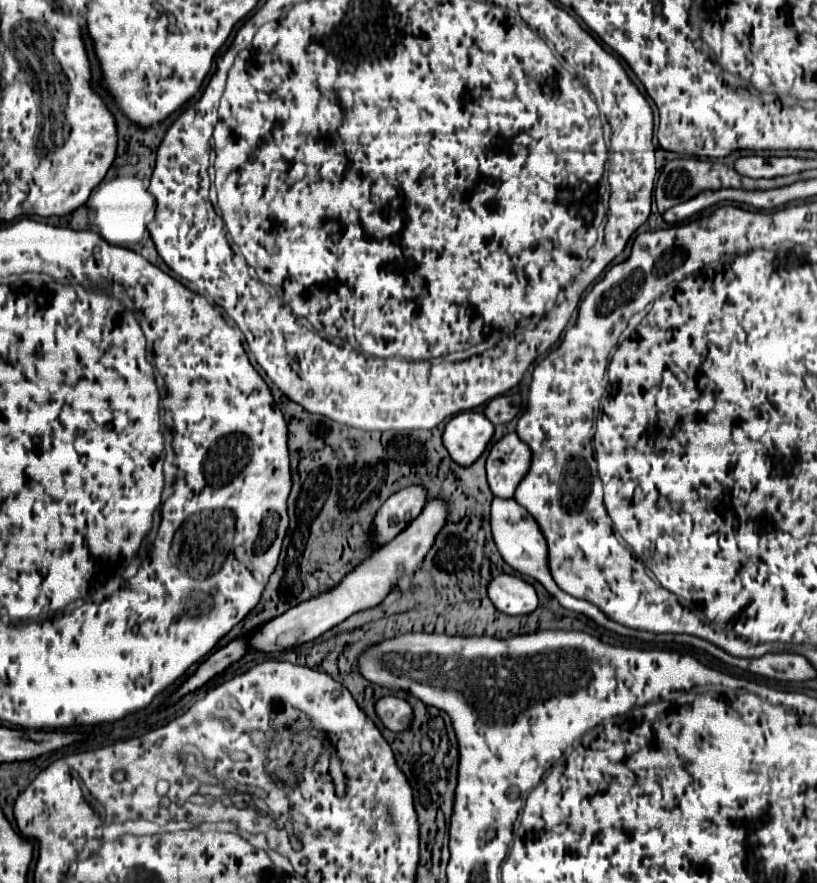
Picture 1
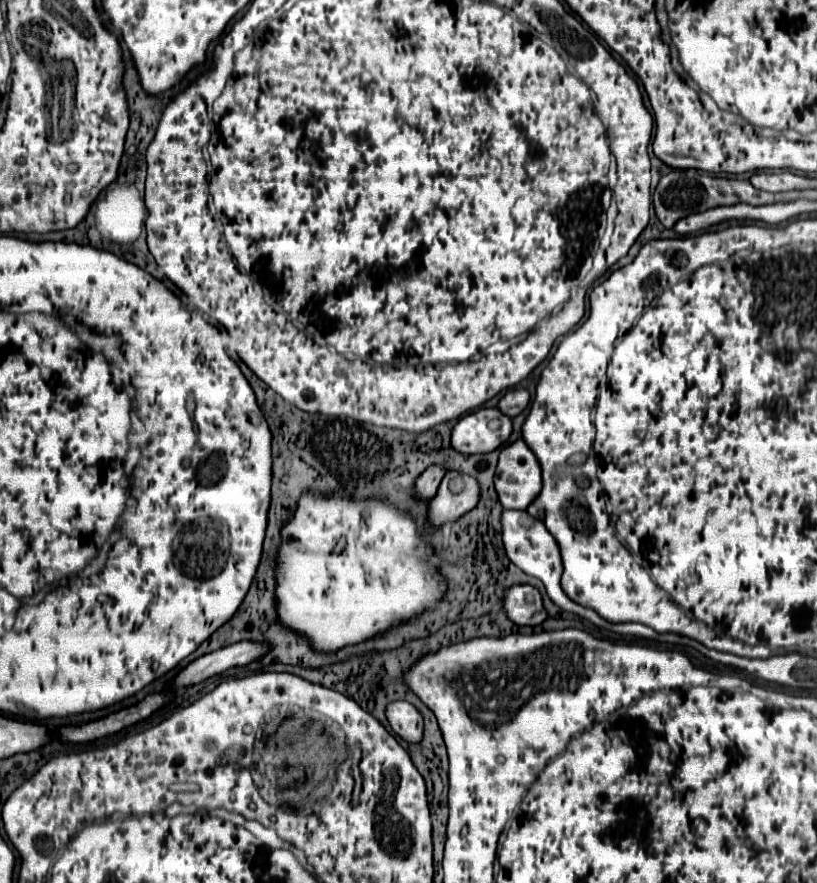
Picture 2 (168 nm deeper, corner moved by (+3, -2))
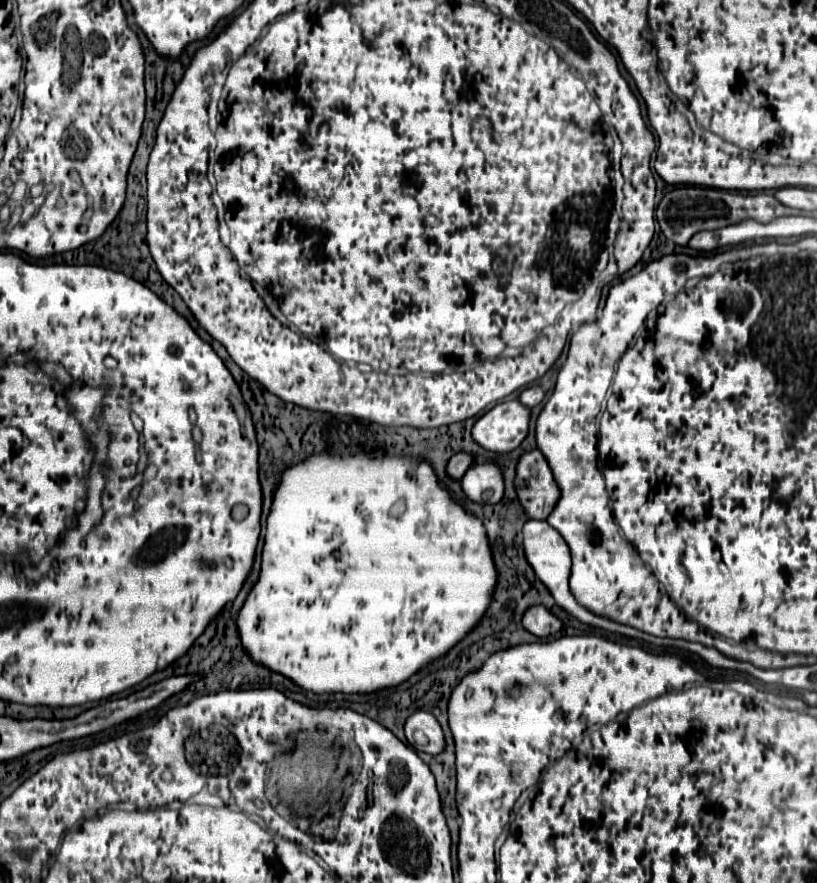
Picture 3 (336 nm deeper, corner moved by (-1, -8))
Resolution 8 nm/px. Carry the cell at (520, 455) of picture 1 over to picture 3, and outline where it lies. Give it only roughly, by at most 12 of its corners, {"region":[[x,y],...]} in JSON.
{"region":[[538,449],[520,457],[516,491],[530,519],[546,519],[558,483]]}

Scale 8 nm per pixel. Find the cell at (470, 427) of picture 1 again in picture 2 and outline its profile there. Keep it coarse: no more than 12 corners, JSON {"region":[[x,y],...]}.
{"region":[[496,407],[464,415],[450,445],[464,455],[490,453],[512,431]]}

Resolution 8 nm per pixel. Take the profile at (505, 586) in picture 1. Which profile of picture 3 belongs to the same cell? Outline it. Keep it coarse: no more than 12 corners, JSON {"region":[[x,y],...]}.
{"region":[[530,607],[522,625],[536,637],[550,637],[562,621],[546,607]]}

